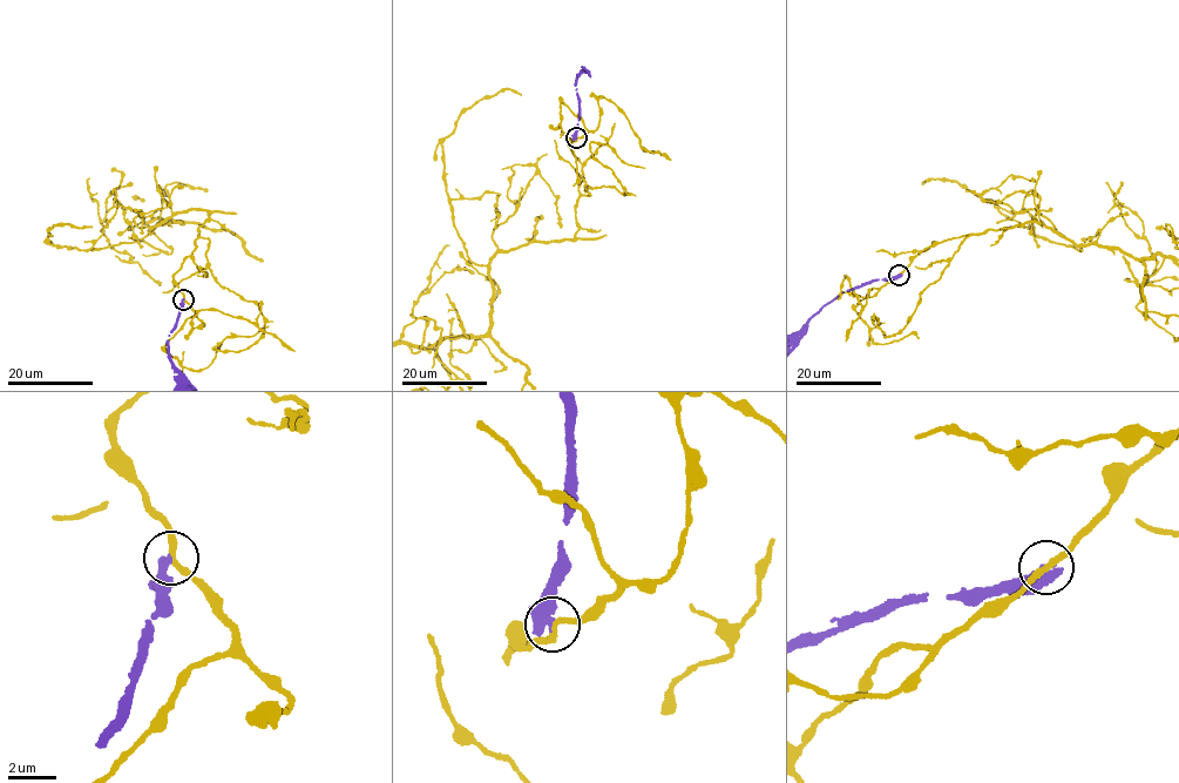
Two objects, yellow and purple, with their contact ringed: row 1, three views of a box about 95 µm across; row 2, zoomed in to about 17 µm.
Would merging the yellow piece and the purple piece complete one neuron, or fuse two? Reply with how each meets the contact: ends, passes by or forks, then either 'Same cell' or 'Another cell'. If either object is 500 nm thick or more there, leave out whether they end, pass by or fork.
At the ring yellow passes by. At the ring purple ends. Another cell

